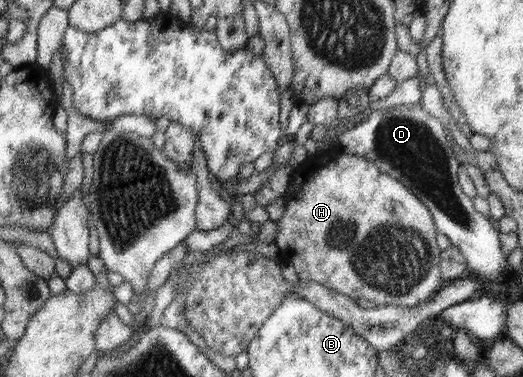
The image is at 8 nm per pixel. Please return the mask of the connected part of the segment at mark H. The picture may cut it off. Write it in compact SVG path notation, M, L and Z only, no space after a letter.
M335 149L327 154L310 156L306 161L294 169L288 190L282 196L285 199L286 209L284 215L276 221L276 239L274 243L278 246L278 256L281 264L290 264L294 266L300 280L314 281L329 288L334 288L343 295L357 302L358 299L366 299L373 302L375 306L403 306L412 308L430 301L439 292L442 285L442 271L438 267L441 261L432 261L440 257L440 249L436 245L436 224L433 216L426 204L410 188L405 187L401 181L393 179L374 164L372 160L365 159L364 156L350 154L340 149Z

